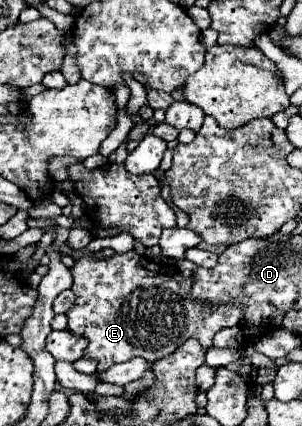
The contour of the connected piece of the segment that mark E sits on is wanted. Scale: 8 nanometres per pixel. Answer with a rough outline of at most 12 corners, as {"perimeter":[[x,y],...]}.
{"perimeter":[[80,255],[68,329],[84,357],[158,361],[202,347],[242,319],[236,305],[188,299],[184,279],[138,255]]}

